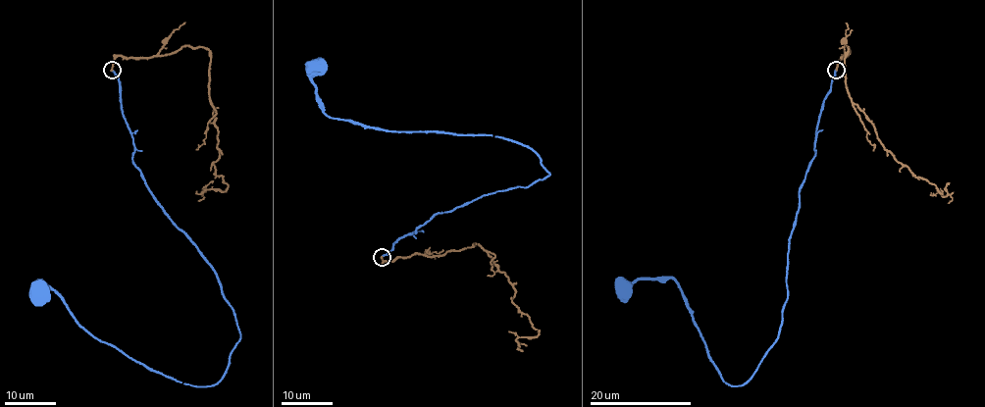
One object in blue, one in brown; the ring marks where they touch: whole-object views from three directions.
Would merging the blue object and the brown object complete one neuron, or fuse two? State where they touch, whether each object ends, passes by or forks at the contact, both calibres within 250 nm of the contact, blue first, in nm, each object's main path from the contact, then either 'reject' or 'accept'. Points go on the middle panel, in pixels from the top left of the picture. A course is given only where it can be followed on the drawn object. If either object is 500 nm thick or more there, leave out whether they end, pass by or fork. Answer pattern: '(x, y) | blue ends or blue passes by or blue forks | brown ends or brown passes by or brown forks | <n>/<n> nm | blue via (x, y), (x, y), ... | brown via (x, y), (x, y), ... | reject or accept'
(382, 257) | blue ends | brown ends | 200/200 nm | blue via (382, 257), (434, 216), (549, 174), (532, 149), (506, 140), (394, 132), (331, 118), (312, 79), (316, 70) | brown via (382, 257), (442, 256), (479, 244), (508, 278), (511, 302), (540, 331), (519, 337), (519, 346), (527, 345) | accept

